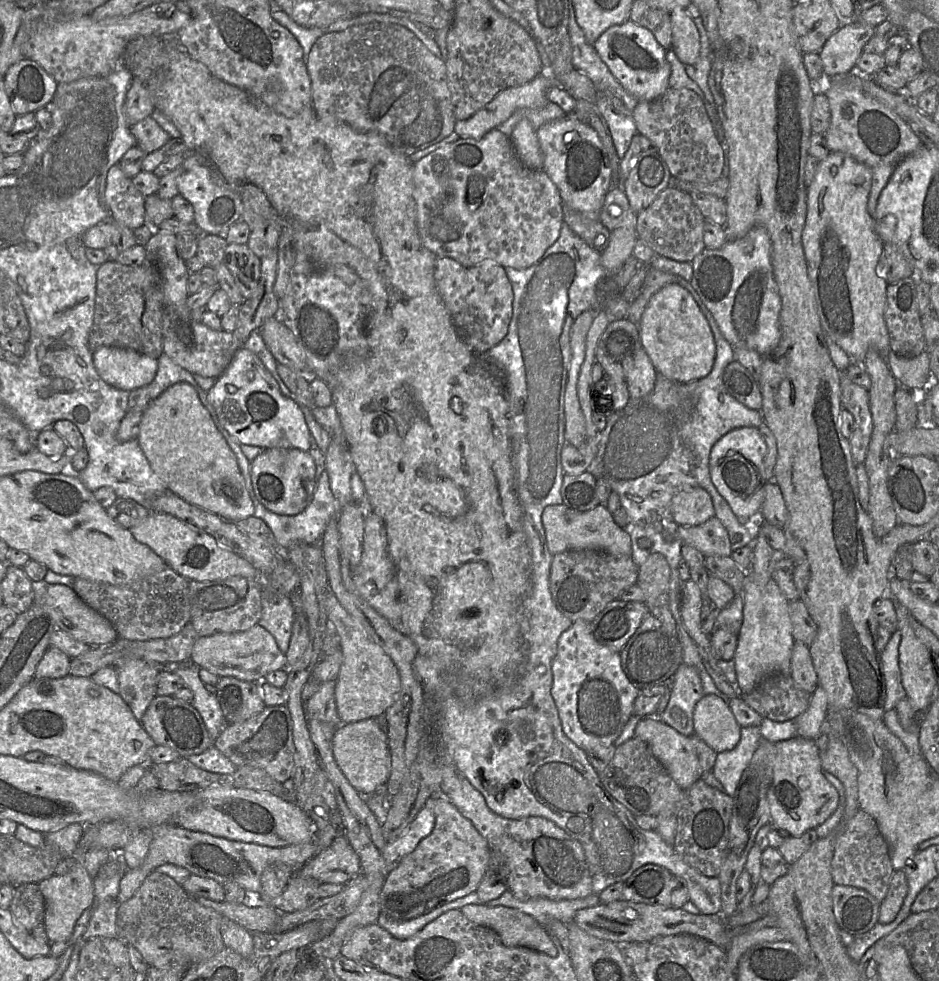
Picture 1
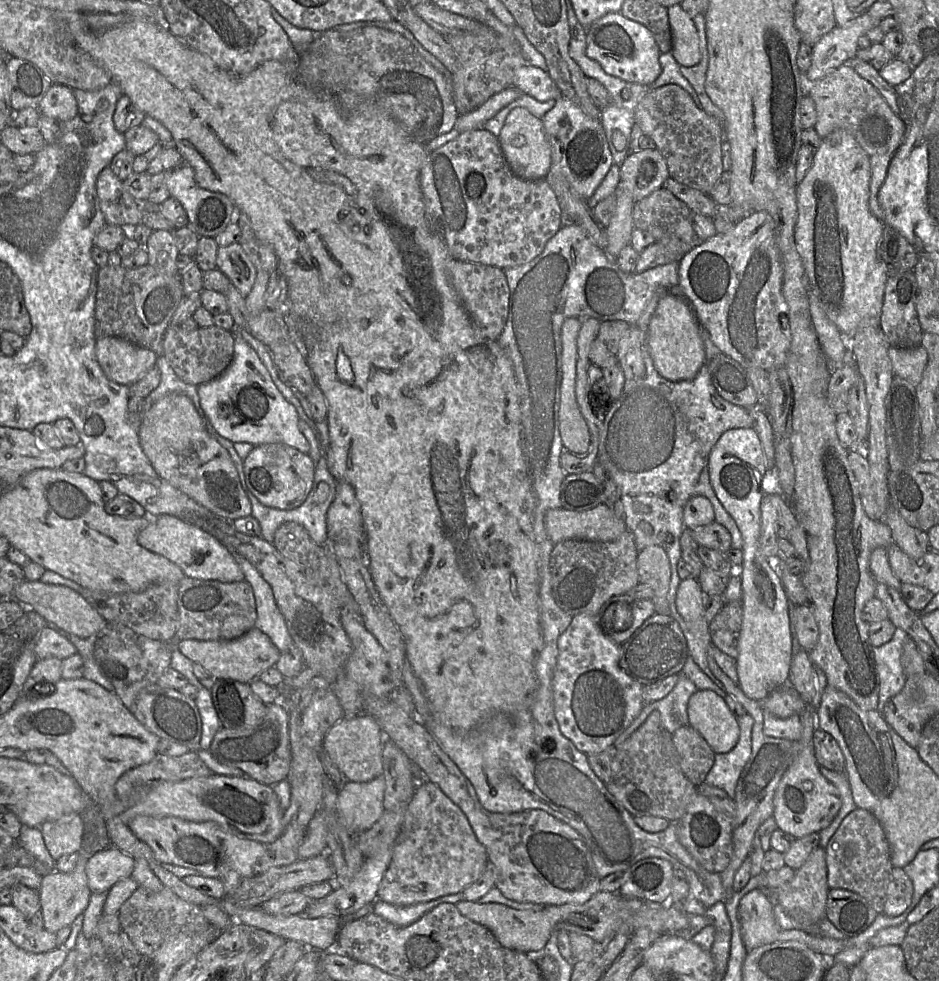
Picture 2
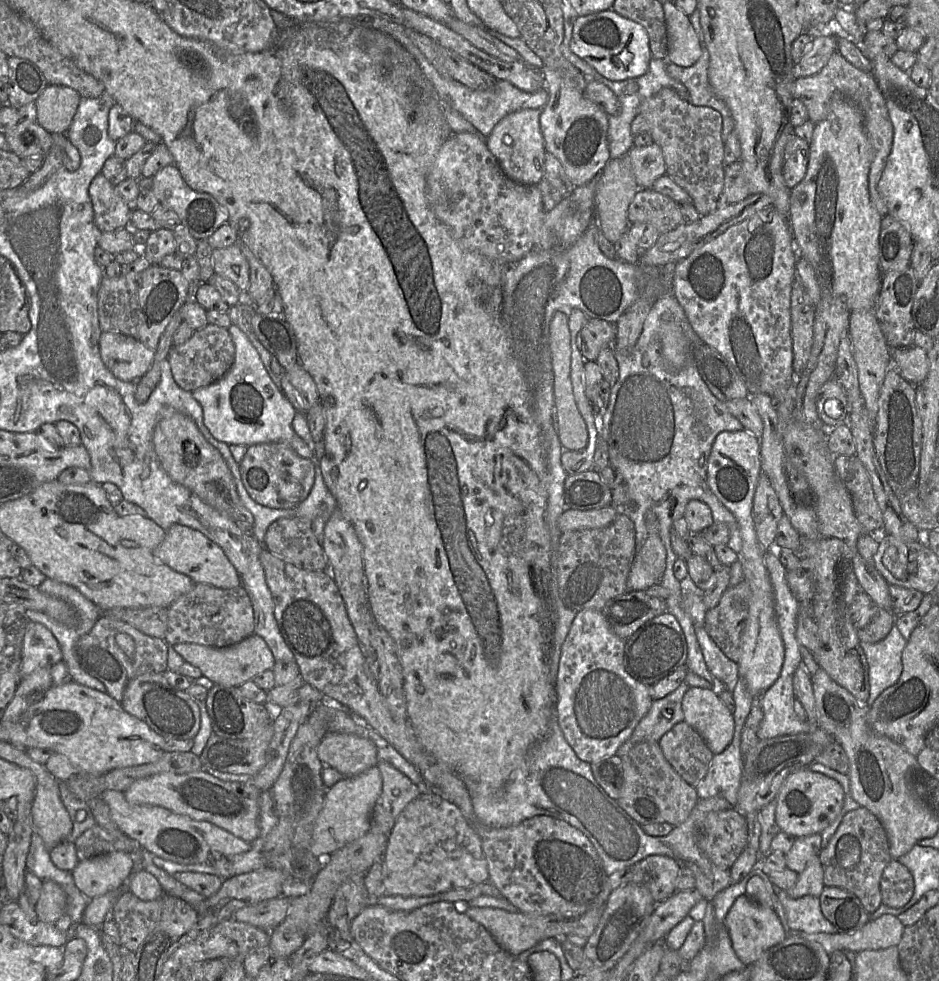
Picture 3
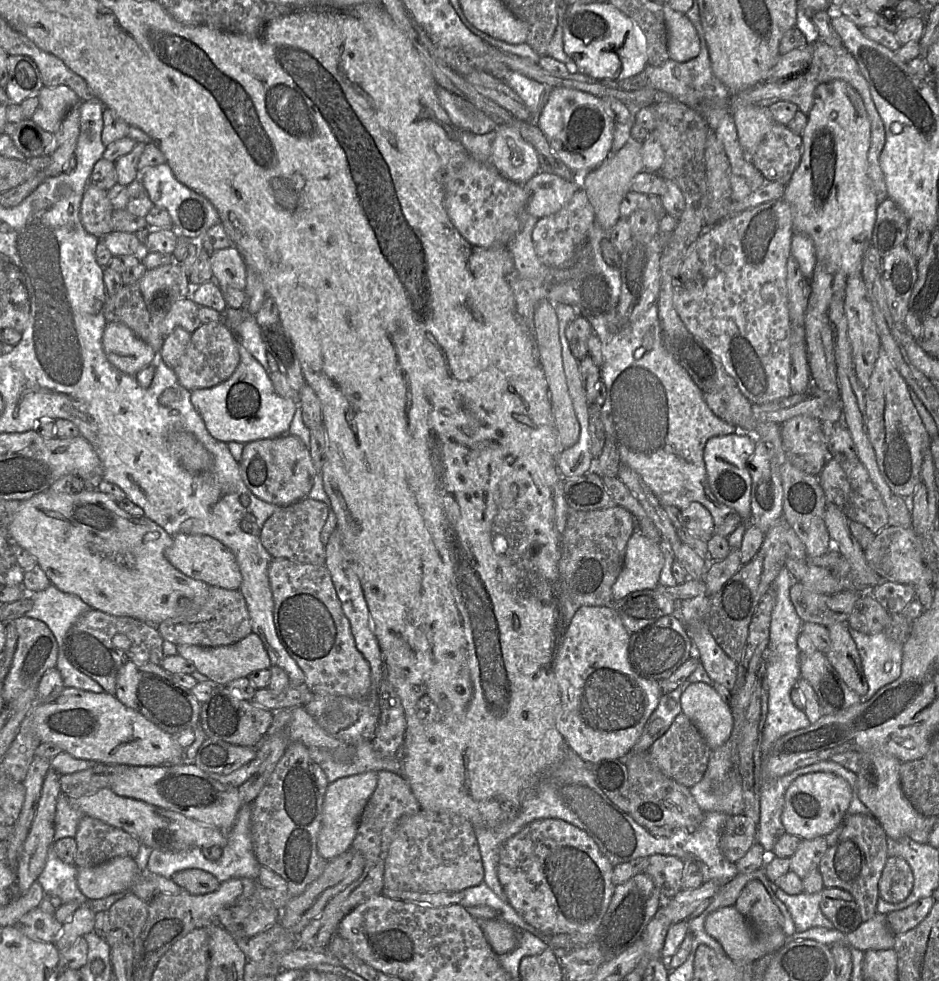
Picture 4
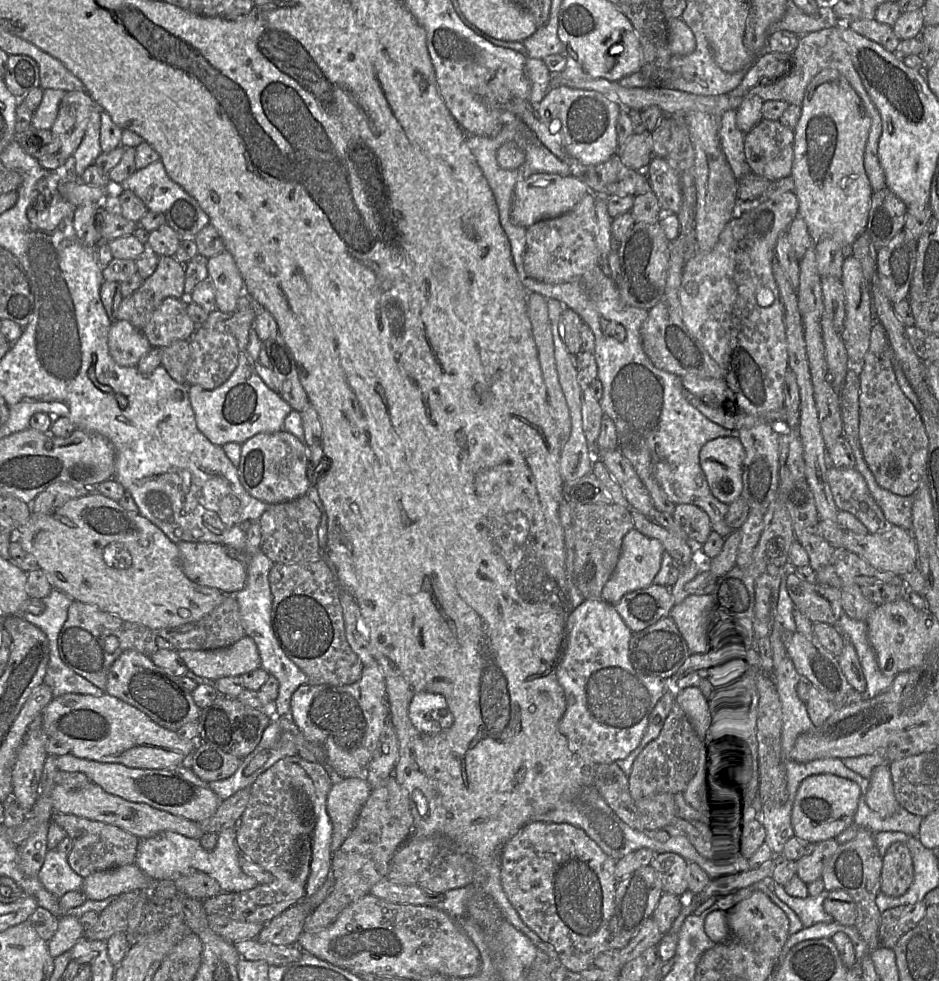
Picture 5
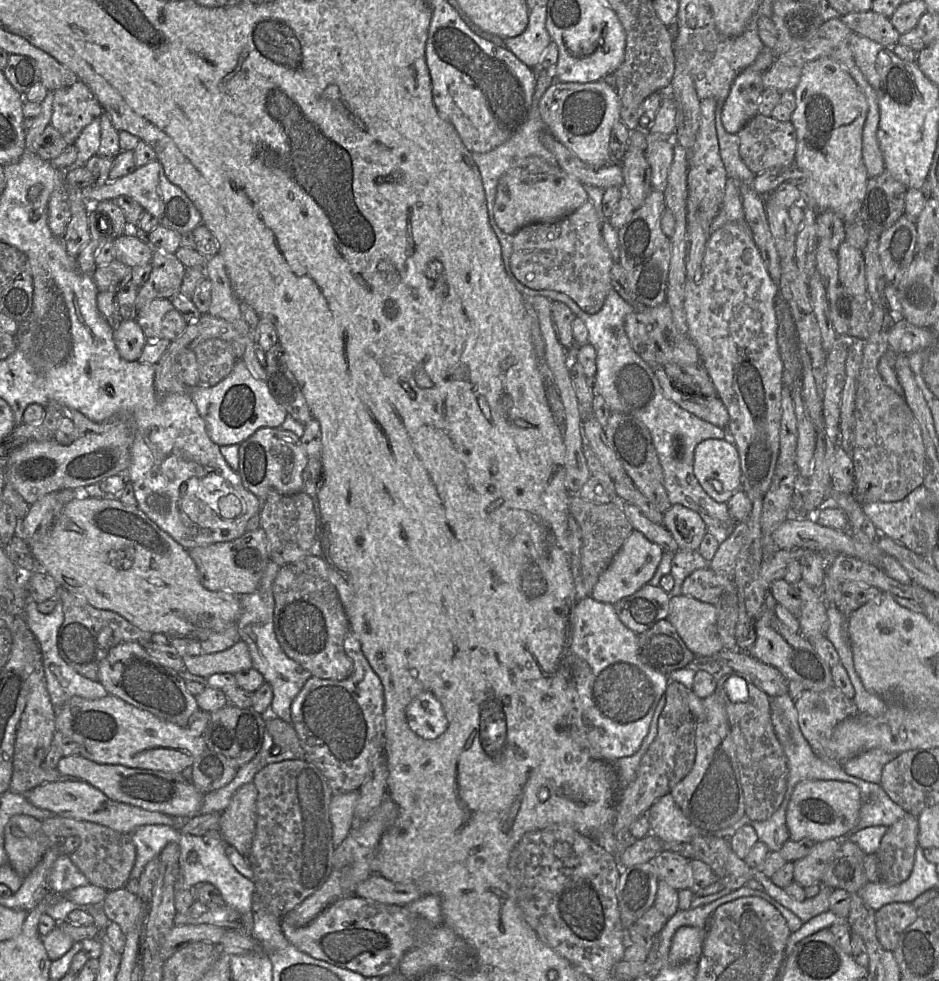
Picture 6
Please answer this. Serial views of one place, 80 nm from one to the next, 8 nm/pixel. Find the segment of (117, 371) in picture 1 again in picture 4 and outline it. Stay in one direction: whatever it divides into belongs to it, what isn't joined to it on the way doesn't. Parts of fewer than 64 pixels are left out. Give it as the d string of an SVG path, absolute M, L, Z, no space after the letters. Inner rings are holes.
M120 322L107 323L102 345L108 361L123 373L135 376L140 370L154 365L158 353Z

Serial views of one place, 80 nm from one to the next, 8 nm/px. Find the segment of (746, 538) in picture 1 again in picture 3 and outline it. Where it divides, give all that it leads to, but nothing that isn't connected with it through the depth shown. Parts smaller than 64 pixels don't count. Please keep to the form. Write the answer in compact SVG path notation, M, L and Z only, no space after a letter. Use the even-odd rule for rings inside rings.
M672 292L662 295L651 307L644 323L641 335L635 346L629 351L618 351L611 347L619 368L617 381L610 387L609 401L606 407L602 407L601 415L598 415L599 437L604 441L608 450L609 464L622 476L623 484L627 489L628 500L625 505L615 507L619 513L628 516L634 524L635 543L638 550L643 546L647 538L645 515L651 512L656 516L659 536L666 547L666 569L659 583L670 591L666 599L667 610L678 620L688 645L688 657L686 665L688 672L685 677L690 687L712 689L716 694L726 690L722 686L713 685L715 678L709 671L695 633L695 626L690 616L682 606L682 582L674 575L673 566L678 556L671 544L671 533L674 522L684 517L686 505L690 500L697 499L706 503L713 515L714 523L725 523L730 530L728 546L736 553L741 552L742 537L735 516L713 494L707 482L707 464L709 454L716 436L724 431L739 431L743 429L741 422L734 417L726 408L724 402L715 397L701 378L697 366L691 356L679 371L669 371L661 354L660 326L663 322L675 322L685 327L685 335L690 341L691 347L703 342L693 331L683 308ZM629 502L635 502L637 507L629 508Z

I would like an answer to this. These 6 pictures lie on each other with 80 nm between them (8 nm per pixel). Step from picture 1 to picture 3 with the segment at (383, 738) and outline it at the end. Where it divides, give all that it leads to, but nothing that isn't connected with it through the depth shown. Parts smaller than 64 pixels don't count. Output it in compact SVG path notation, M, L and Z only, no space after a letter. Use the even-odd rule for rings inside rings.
M328 732L319 744L317 754L323 765L336 769L346 777L361 774L379 763L375 743L368 737L350 733Z

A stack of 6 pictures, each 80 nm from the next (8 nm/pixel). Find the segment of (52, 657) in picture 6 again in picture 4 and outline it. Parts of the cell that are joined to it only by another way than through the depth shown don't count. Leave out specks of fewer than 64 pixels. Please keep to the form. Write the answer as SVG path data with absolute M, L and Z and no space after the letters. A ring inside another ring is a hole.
M53 584L42 591L30 593L33 607L24 616L44 622L58 643L58 658L55 668L60 669L64 659L64 638L77 621L91 607L80 597L59 590Z

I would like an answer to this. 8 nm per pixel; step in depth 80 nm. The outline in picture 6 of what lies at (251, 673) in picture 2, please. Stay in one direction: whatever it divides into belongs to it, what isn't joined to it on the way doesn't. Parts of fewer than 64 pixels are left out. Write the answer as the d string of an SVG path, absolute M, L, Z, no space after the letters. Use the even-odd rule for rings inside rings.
M241 639L223 651L199 656L185 656L182 659L190 673L204 678L217 673L235 674L252 668L248 646Z

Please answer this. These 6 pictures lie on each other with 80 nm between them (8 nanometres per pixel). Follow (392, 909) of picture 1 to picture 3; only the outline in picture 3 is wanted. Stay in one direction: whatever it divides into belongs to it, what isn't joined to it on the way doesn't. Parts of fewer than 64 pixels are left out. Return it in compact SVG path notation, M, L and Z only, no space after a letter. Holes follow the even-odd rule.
M429 786L397 817L383 856L386 896L431 896L485 884L488 865L481 841L460 810Z

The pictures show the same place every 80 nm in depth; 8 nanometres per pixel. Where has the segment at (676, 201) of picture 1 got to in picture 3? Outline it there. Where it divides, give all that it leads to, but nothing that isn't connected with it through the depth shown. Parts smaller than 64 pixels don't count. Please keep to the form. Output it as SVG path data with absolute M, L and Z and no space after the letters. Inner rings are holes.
M652 189L636 192L628 208L628 220L631 223L648 223L659 234L674 230L685 223L680 204Z

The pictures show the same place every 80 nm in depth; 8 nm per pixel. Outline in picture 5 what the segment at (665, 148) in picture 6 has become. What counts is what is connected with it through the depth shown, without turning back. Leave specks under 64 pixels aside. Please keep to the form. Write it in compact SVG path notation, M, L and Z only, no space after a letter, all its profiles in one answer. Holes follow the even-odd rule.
M653 156L644 172L663 213L677 214L681 209L682 191L679 176L666 157Z

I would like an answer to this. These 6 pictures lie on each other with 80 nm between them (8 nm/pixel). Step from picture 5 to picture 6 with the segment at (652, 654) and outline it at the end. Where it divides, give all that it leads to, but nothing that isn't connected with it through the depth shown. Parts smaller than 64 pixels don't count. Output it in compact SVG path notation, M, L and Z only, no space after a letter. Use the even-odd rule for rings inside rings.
M667 619L658 621L652 628L637 635L641 660L660 673L669 675L696 658Z

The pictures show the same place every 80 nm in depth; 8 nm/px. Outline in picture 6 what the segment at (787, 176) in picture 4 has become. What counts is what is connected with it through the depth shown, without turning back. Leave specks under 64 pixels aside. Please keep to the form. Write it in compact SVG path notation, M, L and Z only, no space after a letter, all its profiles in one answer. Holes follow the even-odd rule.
M755 115L738 132L739 152L746 166L755 174L795 164L796 132L791 122L781 122L764 115Z

